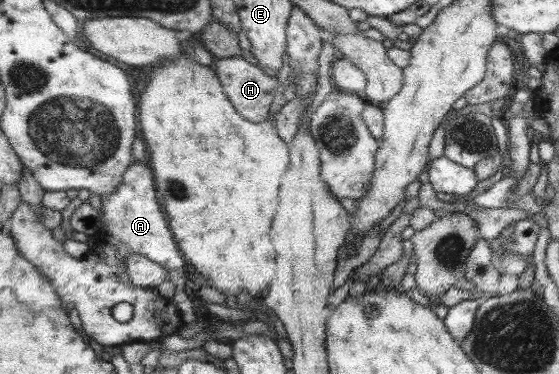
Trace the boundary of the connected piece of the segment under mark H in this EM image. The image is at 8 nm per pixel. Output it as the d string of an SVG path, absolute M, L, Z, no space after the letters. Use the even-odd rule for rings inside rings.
M228 57L217 59L213 64L213 71L222 84L223 92L226 93L227 99L231 101L231 105L235 111L240 114L244 120L259 123L269 116L269 106L274 98L274 87L276 79L266 75L258 67L244 61L242 57Z

